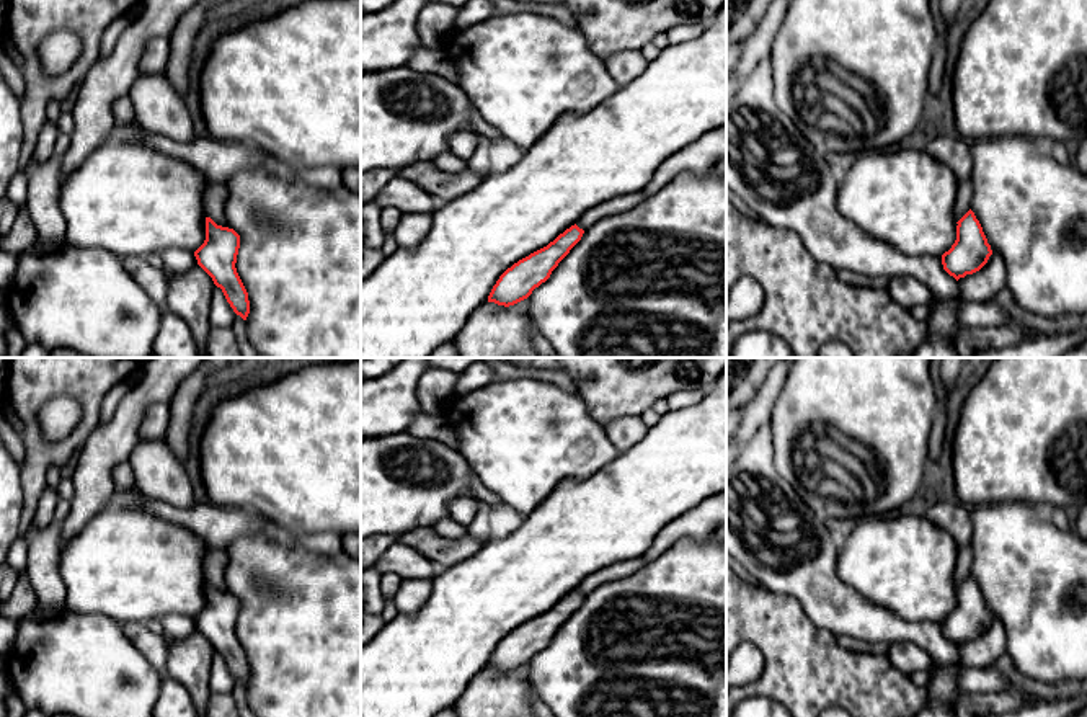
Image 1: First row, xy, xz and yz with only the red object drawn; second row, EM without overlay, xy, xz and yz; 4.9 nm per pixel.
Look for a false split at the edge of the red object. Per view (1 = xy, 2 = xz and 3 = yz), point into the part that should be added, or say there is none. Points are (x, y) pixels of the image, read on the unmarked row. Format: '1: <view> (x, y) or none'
1: none
2: none
3: none

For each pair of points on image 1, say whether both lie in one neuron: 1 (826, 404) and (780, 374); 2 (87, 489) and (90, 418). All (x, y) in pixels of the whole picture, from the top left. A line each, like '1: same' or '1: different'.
1: different
2: different

